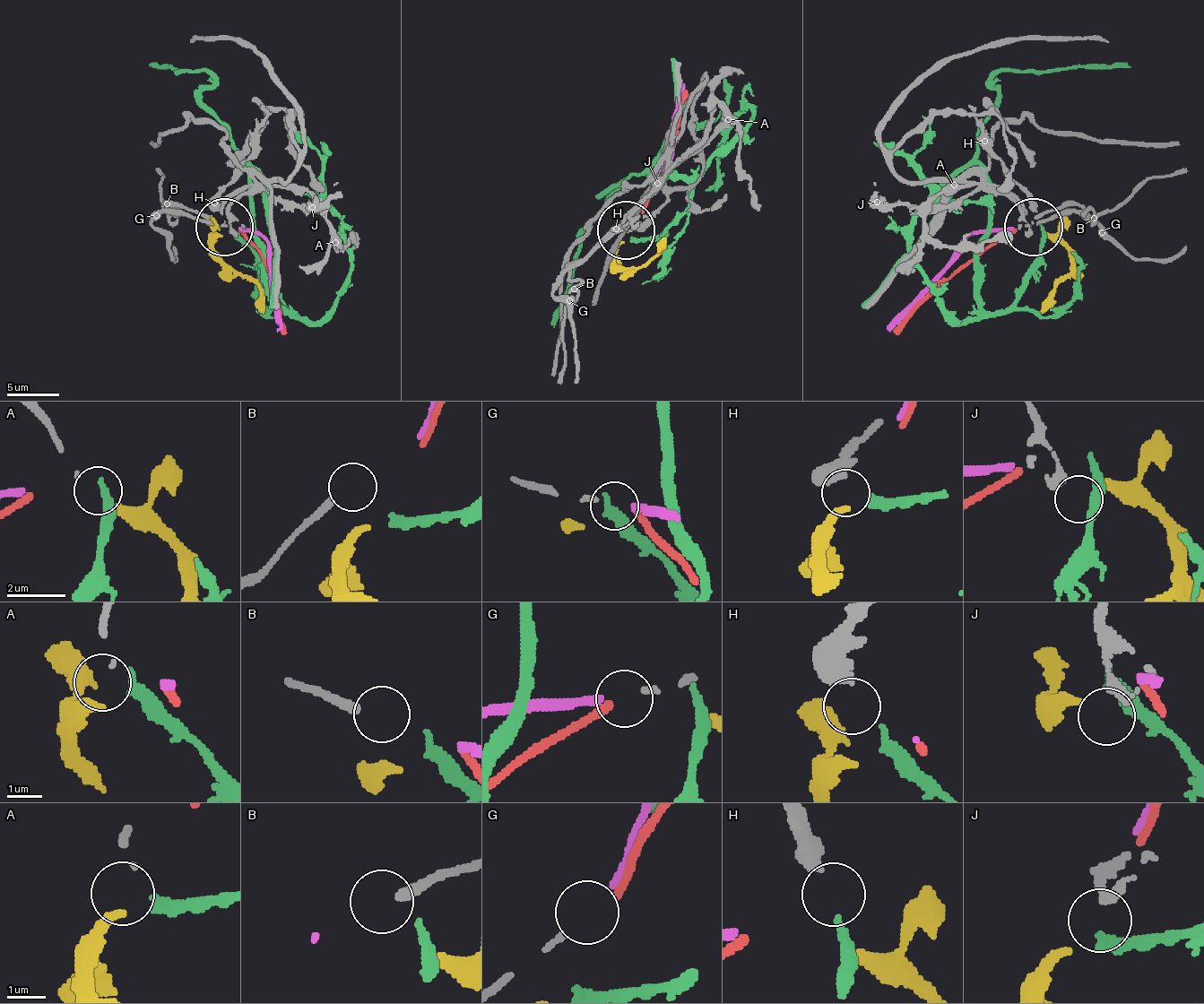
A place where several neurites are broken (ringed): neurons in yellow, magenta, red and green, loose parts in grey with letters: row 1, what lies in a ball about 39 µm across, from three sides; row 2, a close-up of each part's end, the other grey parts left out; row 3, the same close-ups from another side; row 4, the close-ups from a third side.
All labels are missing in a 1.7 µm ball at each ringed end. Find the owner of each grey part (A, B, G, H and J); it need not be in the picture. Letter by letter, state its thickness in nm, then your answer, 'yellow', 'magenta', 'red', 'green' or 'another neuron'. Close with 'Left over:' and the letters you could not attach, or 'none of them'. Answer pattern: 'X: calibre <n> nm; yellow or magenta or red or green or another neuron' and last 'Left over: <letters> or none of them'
A: calibre 50 nm; yellow
B: calibre 280 nm; another neuron
G: calibre 150 nm; another neuron
H: calibre 440 nm; green
J: calibre 280 nm; another neuron
Left over: B, G, J

